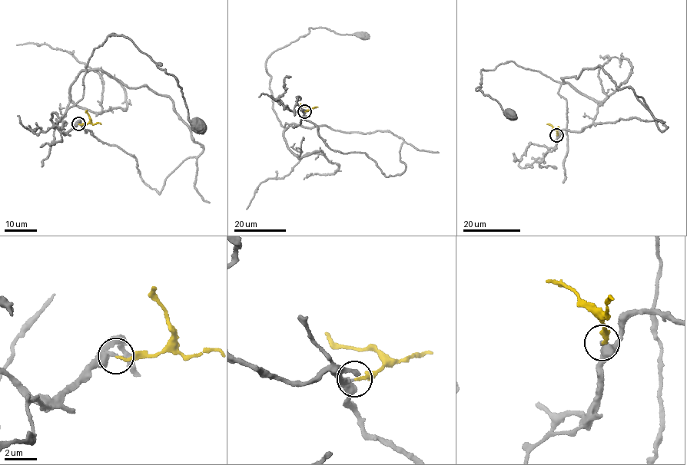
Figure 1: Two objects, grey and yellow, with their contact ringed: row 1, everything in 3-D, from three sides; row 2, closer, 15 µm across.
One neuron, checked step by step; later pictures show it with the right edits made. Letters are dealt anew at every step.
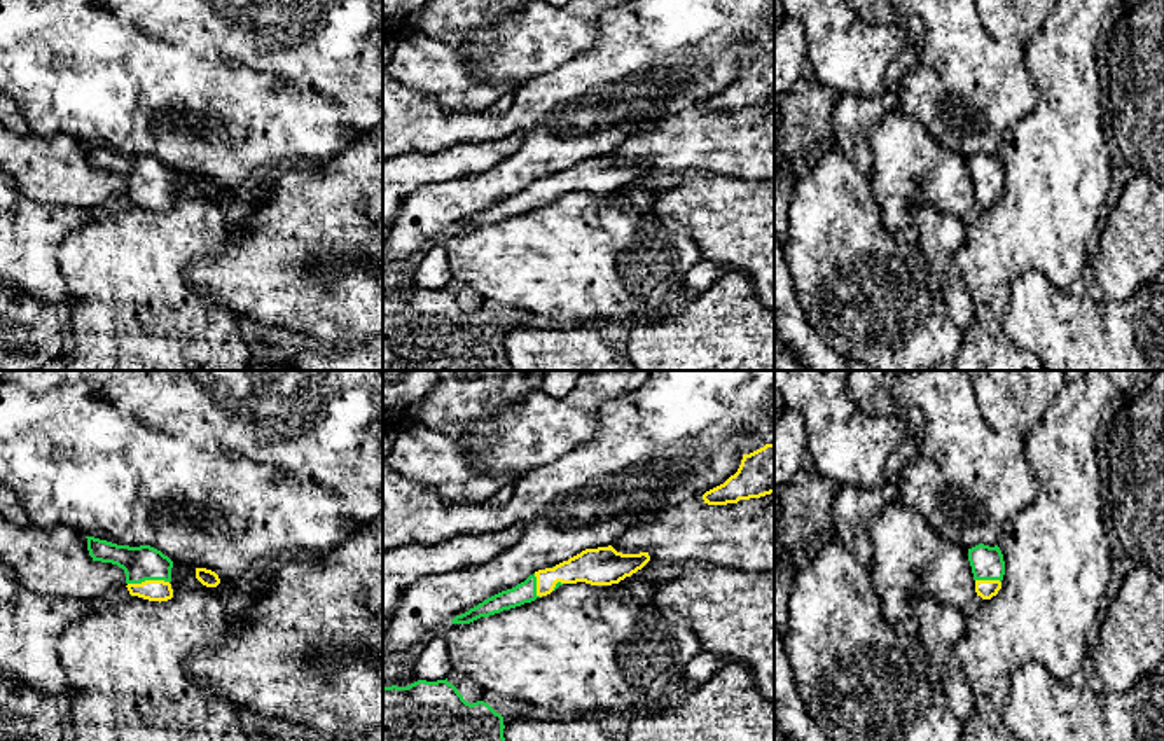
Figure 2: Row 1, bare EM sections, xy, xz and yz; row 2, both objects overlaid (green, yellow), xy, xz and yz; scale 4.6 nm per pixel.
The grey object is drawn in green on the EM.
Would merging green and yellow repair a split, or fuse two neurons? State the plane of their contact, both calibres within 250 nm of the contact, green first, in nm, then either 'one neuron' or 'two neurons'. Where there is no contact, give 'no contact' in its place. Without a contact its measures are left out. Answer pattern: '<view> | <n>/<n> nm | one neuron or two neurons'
xy | 160/100 nm | one neuron

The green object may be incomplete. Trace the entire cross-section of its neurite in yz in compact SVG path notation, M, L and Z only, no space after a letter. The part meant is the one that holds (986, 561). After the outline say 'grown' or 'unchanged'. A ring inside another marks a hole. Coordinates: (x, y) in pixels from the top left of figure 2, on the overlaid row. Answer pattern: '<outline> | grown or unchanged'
M979 544L968 549L968 561L972 566L975 592L982 599L991 599L1001 589L1005 575L1005 561L998 545L989 547Z | grown

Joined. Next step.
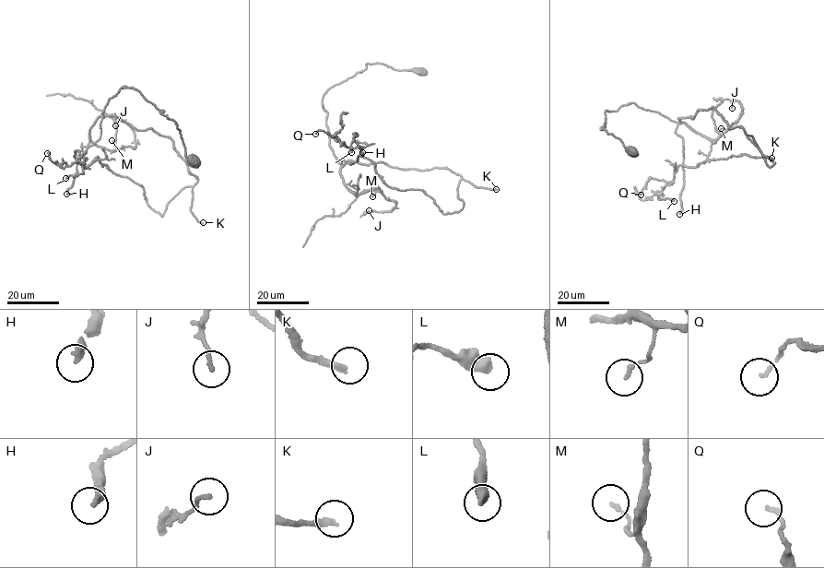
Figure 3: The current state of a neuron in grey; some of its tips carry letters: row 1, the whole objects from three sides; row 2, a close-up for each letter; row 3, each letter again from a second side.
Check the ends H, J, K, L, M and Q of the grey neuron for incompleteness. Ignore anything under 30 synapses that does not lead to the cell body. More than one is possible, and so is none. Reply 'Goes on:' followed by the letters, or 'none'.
Goes on: K

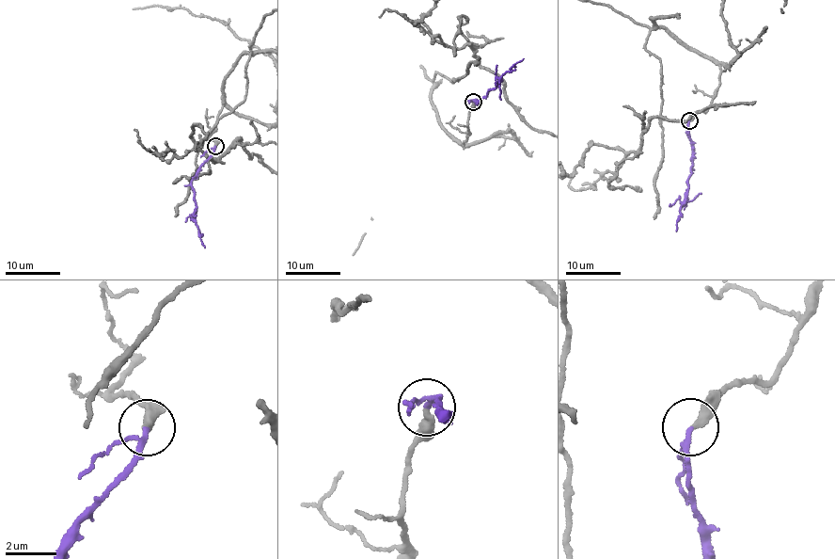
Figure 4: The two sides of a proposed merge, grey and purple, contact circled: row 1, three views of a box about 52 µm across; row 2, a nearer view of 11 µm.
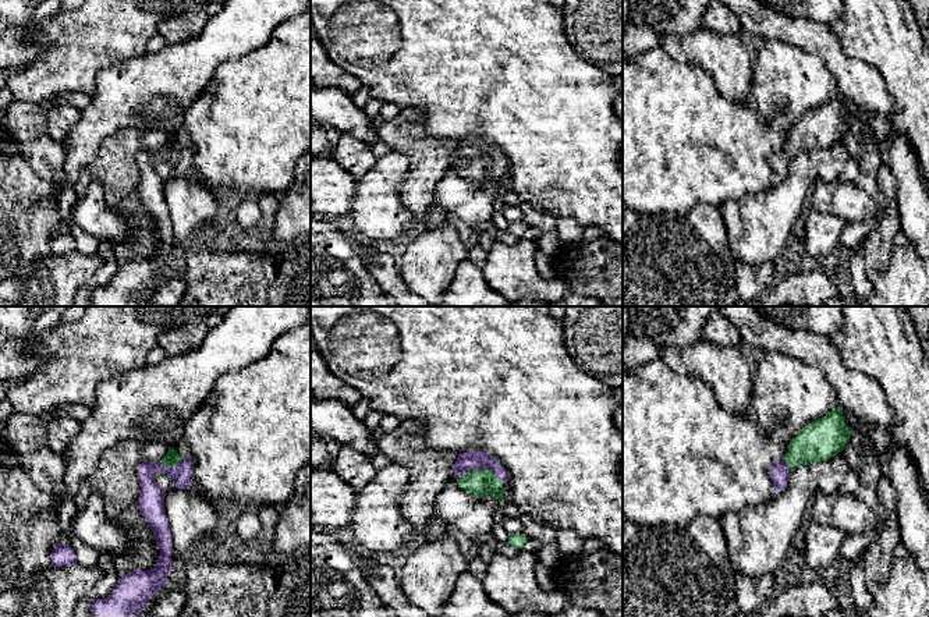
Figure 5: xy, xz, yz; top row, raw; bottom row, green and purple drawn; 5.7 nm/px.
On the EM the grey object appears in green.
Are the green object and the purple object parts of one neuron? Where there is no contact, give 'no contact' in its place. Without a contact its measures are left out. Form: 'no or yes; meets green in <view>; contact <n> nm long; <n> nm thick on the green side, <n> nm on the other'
yes; meets green in xz; contact 280 nm long; 140 nm thick on the green side, 120 nm on the other

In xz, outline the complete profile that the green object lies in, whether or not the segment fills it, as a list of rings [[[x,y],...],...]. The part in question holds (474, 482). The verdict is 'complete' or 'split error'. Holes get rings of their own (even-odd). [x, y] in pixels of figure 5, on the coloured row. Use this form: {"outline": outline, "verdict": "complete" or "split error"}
{"outline": [[[479,450],[460,453],[453,472],[458,486],[467,493],[481,499],[492,494],[503,504],[503,483],[507,482],[508,474],[493,455]]], "verdict": "split error"}

